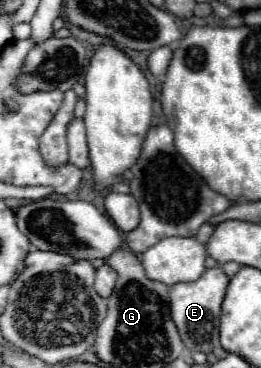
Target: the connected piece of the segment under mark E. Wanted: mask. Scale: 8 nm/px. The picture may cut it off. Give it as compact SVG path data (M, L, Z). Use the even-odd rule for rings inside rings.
M222 266L208 268L198 280L174 284L170 288L170 310L172 320L186 344L188 350L194 352L212 352L214 346L218 346L218 322L220 322L220 306L226 294L230 278L224 274Z

